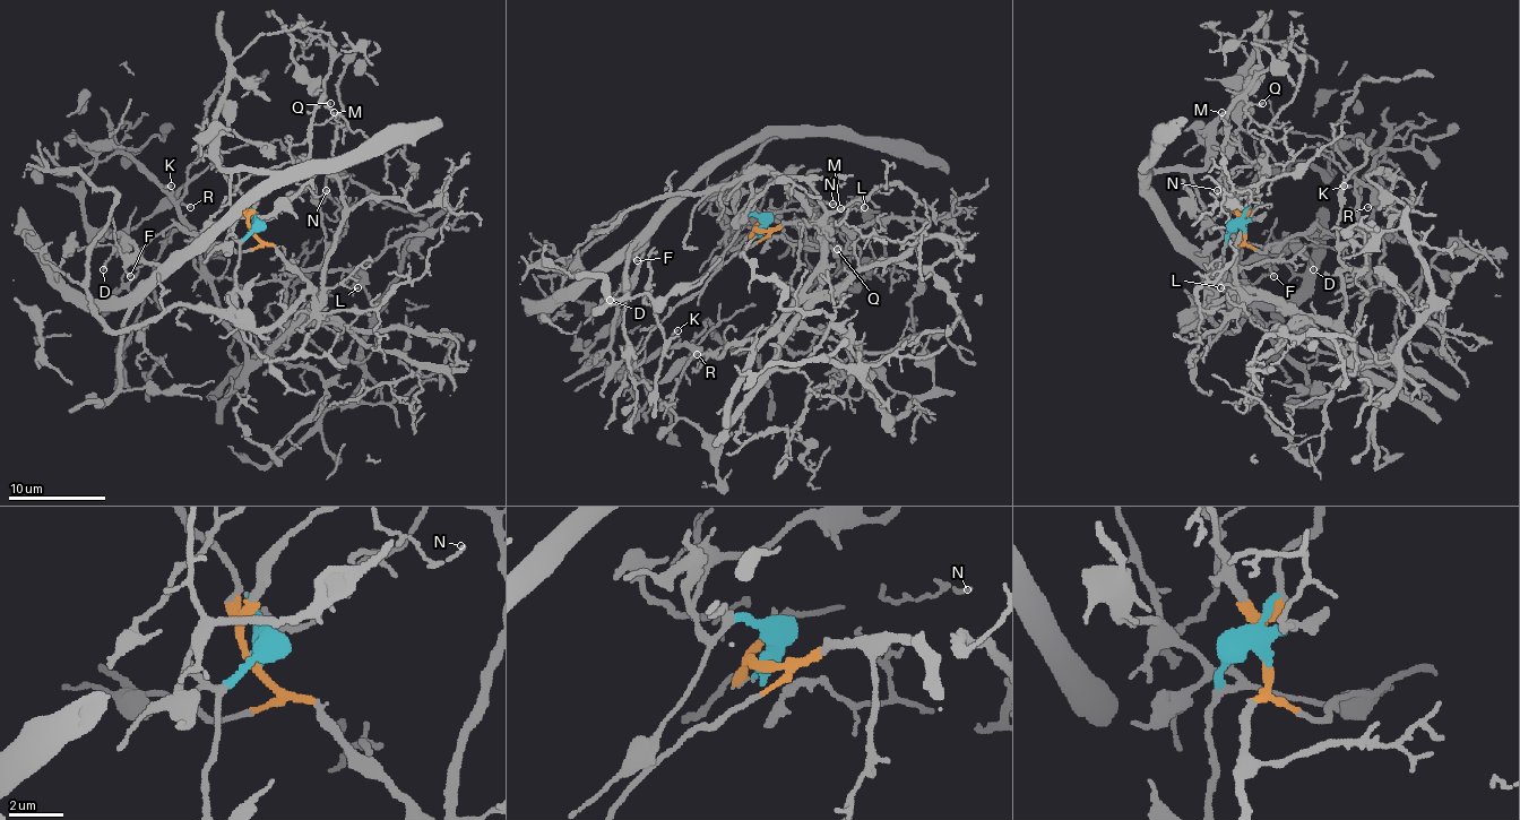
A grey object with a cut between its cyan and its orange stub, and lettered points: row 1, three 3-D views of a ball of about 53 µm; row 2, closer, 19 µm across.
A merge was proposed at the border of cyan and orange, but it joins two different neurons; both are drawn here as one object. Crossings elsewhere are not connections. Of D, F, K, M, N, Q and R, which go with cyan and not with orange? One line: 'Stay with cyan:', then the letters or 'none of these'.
Stay with cyan: D, F, R

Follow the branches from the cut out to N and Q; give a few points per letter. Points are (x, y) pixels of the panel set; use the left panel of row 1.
N: (251, 233), (249, 214), (276, 178), (291, 172), (317, 197), (327, 189)
Q: (251, 233), (249, 214), (264, 189), (310, 153), (310, 119), (322, 100), (329, 102)

